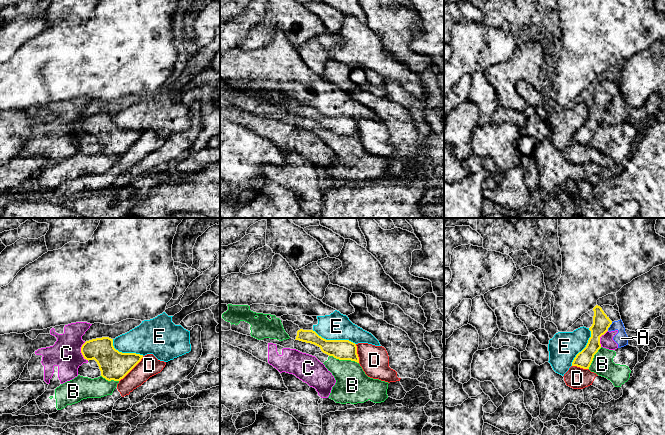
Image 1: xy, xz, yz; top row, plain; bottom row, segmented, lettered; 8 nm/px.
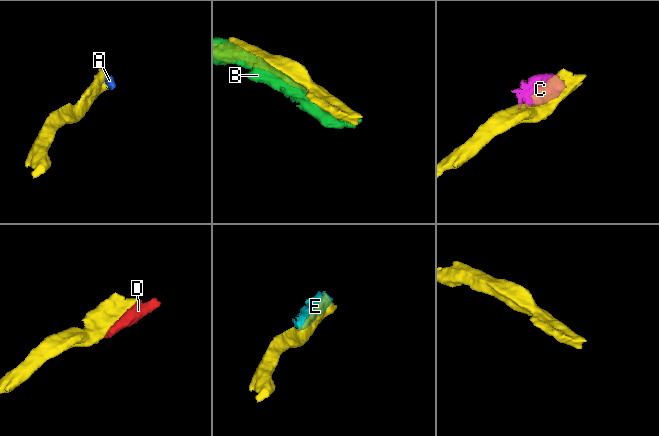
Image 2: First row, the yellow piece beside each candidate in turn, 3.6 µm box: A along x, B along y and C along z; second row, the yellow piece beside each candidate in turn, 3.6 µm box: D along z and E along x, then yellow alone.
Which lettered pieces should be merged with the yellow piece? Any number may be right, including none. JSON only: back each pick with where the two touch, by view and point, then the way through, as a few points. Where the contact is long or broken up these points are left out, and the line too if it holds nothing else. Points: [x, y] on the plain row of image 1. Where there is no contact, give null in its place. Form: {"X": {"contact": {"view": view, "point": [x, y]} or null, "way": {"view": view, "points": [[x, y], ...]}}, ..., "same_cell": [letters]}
{"same_cell": []}

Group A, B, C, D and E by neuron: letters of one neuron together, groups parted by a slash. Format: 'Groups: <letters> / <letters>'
Groups: A C / B / D / E

